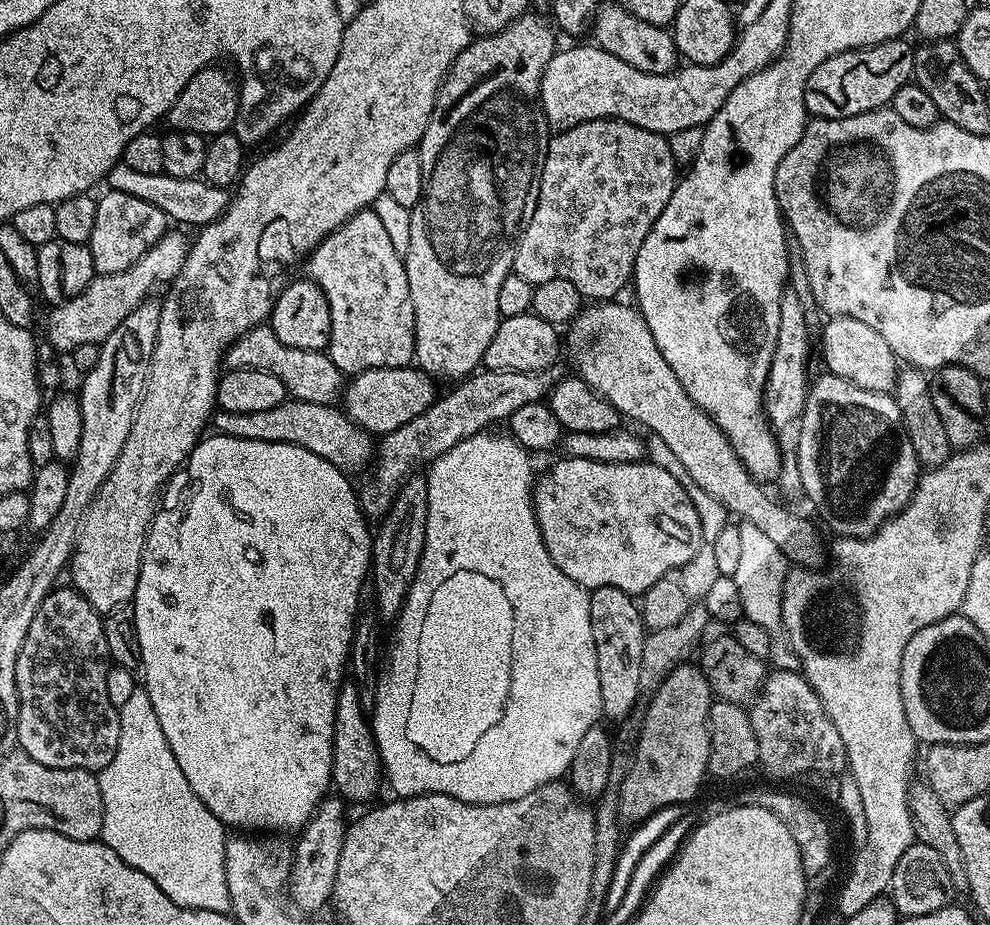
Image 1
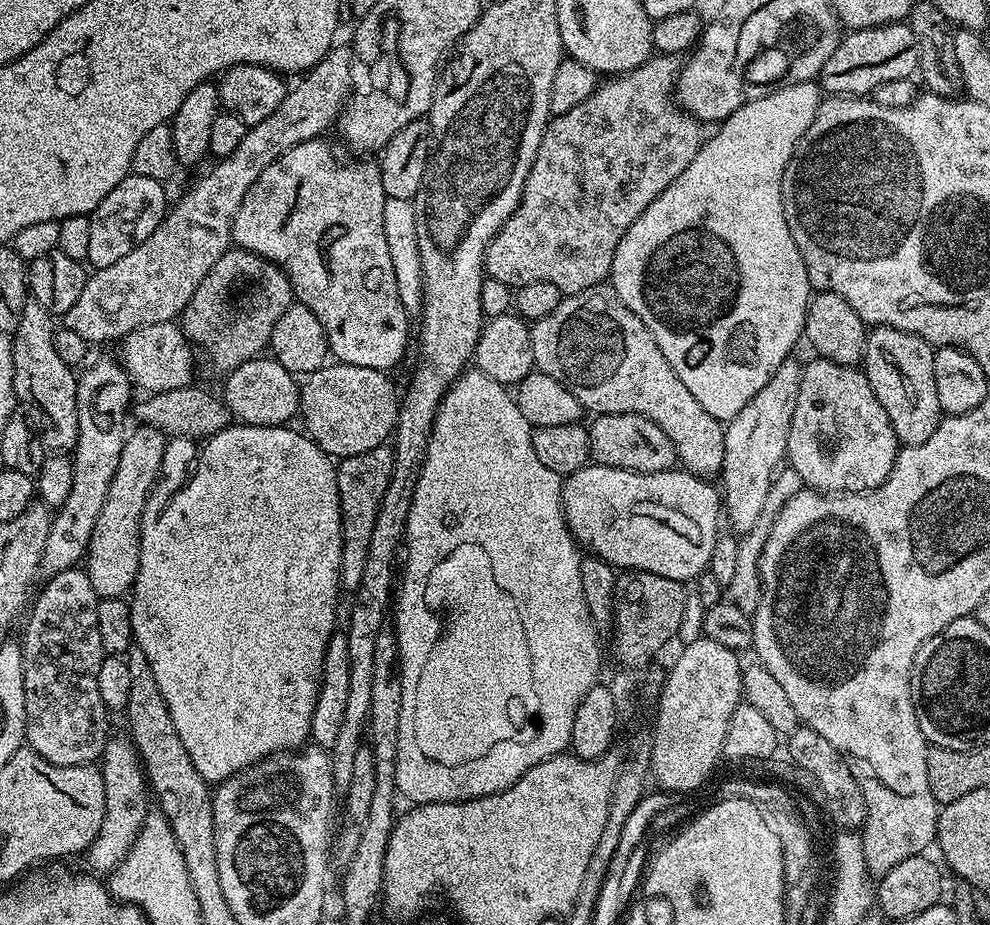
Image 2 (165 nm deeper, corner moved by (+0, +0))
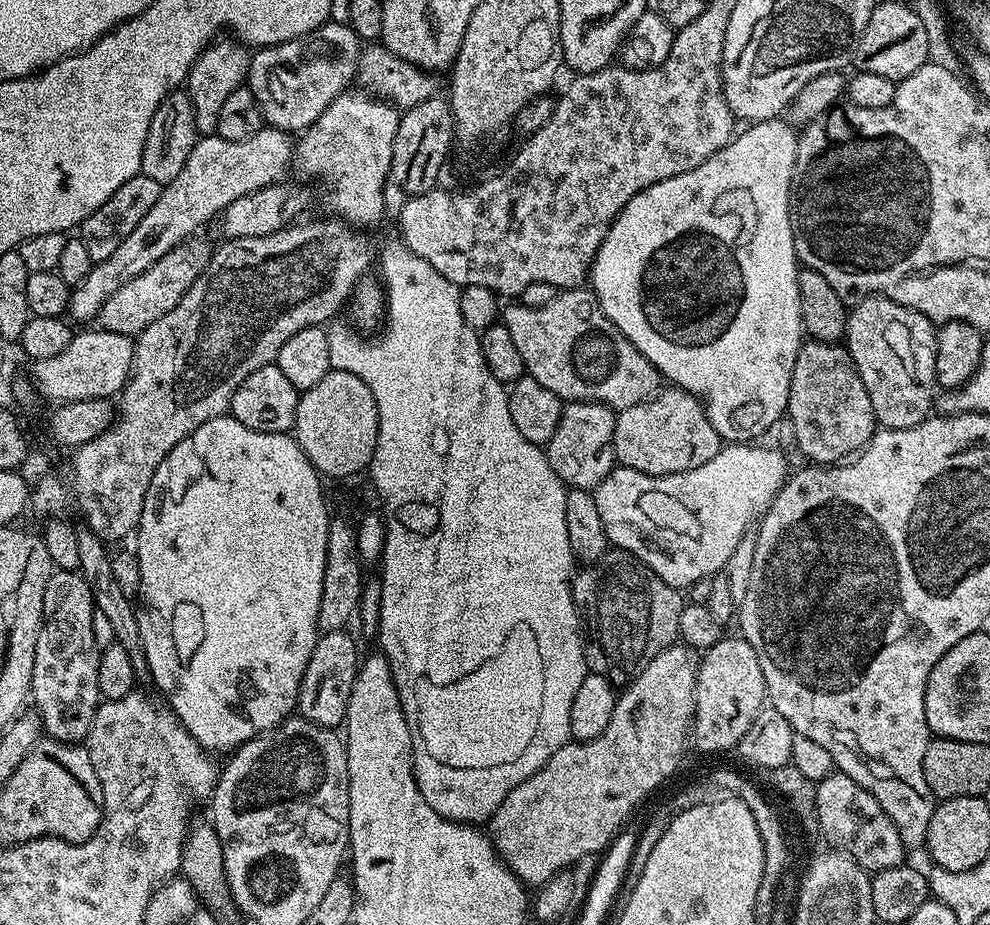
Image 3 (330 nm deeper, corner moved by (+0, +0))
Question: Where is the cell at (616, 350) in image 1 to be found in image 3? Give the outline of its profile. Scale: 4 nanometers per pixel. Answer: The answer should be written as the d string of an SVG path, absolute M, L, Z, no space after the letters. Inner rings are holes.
M577 286L561 291L545 308L528 308L519 302L509 304L512 305L503 309L502 322L506 330L510 330L510 338L514 338L518 354L522 354L525 373L542 382L546 390L554 390L561 401L589 400L619 410L649 399L661 387L660 371L620 333L610 318L606 318L596 301L595 292L587 287Z

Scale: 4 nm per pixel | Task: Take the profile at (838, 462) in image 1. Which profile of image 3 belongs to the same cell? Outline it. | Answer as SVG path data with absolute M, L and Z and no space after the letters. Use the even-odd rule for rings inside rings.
M809 339L801 344L794 362L794 374L790 378L786 415L794 422L798 452L808 459L805 461L816 466L831 466L847 461L853 454L859 453L878 431L874 406L870 406L870 394L866 394L866 386L862 386L862 378L858 378L858 370L847 347L839 343L824 344L820 340Z

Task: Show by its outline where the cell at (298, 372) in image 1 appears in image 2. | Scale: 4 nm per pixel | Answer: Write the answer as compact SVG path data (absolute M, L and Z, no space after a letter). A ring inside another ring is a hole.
M179 323L151 324L134 330L125 336L119 345L118 363L137 389L145 388L145 393L165 392L175 388L187 388L192 380L193 345L184 335Z

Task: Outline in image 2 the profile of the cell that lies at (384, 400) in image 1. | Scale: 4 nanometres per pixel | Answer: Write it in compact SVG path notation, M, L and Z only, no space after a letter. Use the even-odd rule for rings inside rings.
M339 362L329 363L327 366L319 368L317 372L311 373L307 377L308 381L303 381L301 390L300 390L300 410L299 415L304 416L304 425L302 425L303 431L307 433L315 444L325 452L330 458L343 458L346 456L353 456L354 454L366 454L366 450L374 450L375 448L381 447L385 443L384 440L393 435L396 431L396 419L400 413L400 402L401 397L396 396L396 388L392 385L392 380L387 371L381 370L379 368L371 368L370 366L350 366L349 364L341 364Z

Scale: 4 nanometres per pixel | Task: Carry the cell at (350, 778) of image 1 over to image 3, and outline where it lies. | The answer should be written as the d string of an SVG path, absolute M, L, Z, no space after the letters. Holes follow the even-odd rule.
M341 630L317 635L314 654L310 654L306 674L302 674L302 686L298 690L296 703L299 715L323 728L339 729L348 718L350 690L362 659L362 652L356 649L356 640L350 633Z

